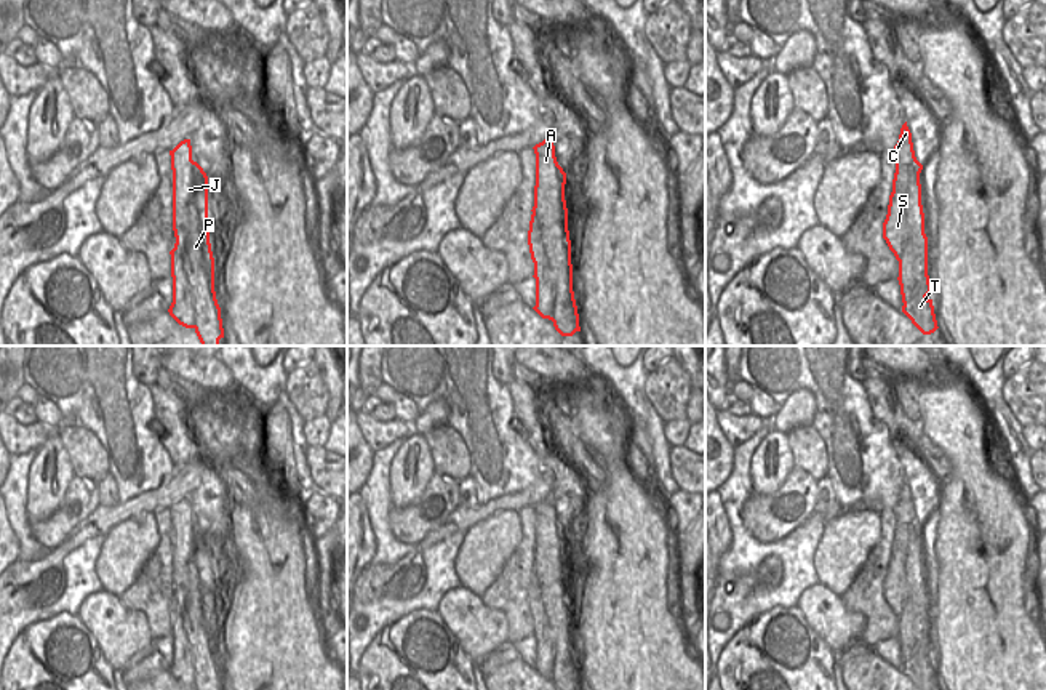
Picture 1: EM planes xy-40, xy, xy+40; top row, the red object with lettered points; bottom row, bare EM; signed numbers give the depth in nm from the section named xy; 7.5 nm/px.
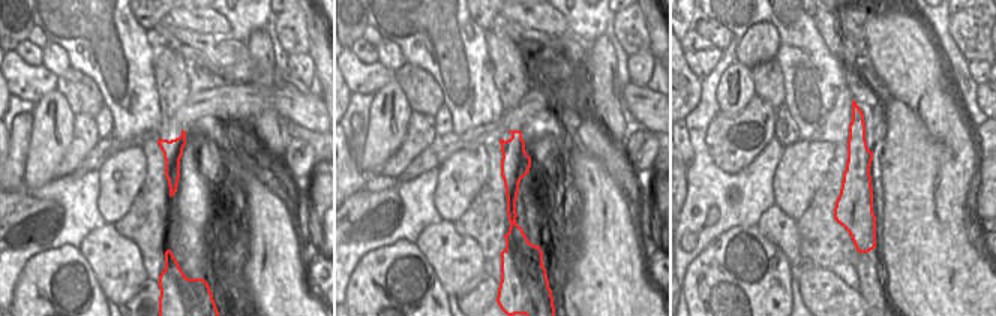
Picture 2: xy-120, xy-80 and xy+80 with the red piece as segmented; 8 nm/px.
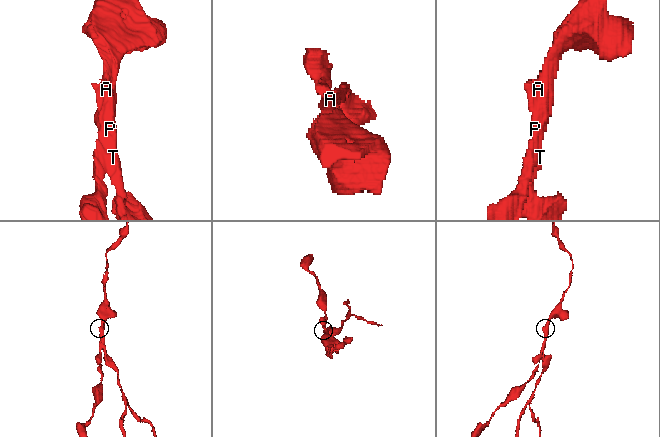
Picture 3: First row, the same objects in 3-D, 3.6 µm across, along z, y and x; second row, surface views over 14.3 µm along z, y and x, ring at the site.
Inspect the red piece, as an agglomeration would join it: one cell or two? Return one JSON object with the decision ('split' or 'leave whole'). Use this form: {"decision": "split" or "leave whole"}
{"decision": "split"}

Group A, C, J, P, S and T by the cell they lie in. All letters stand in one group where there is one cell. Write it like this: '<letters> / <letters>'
A J P T / C S

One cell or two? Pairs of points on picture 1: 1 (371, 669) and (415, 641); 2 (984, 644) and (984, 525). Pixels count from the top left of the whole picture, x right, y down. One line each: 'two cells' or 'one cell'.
1: one cell
2: one cell

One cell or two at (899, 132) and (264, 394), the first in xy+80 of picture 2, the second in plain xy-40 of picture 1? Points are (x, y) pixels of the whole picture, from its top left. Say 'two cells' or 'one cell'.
two cells

